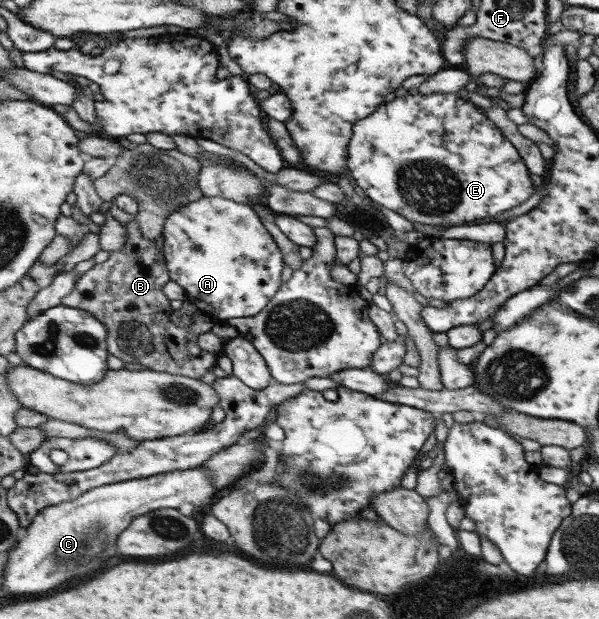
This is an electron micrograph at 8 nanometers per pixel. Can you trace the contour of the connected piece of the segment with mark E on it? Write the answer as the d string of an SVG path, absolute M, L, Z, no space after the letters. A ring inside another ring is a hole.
M432 93L431 95L405 94L405 96L395 96L392 101L382 101L367 117L356 121L351 129L350 138L347 144L346 168L348 175L357 187L360 187L367 198L375 203L379 203L385 209L391 209L410 222L423 223L423 225L449 225L458 226L462 223L471 223L475 219L491 217L501 211L507 211L515 205L523 203L531 194L535 193L535 186L529 180L529 172L523 160L513 145L501 134L499 129L490 122L491 116L484 115L483 110L473 105L467 100L462 100L457 93Z

